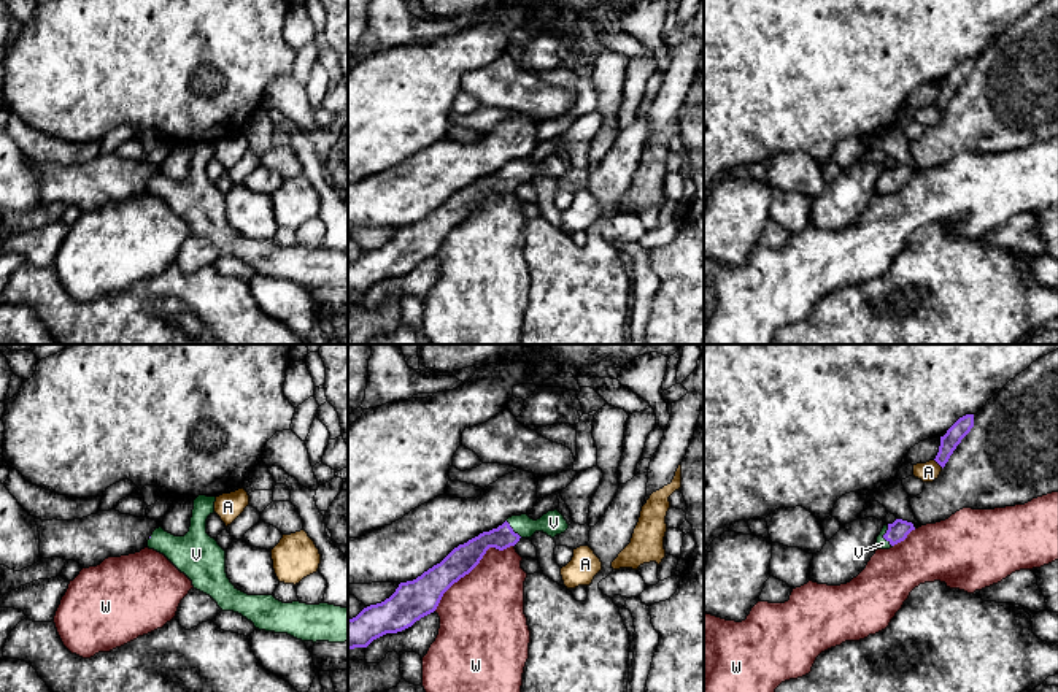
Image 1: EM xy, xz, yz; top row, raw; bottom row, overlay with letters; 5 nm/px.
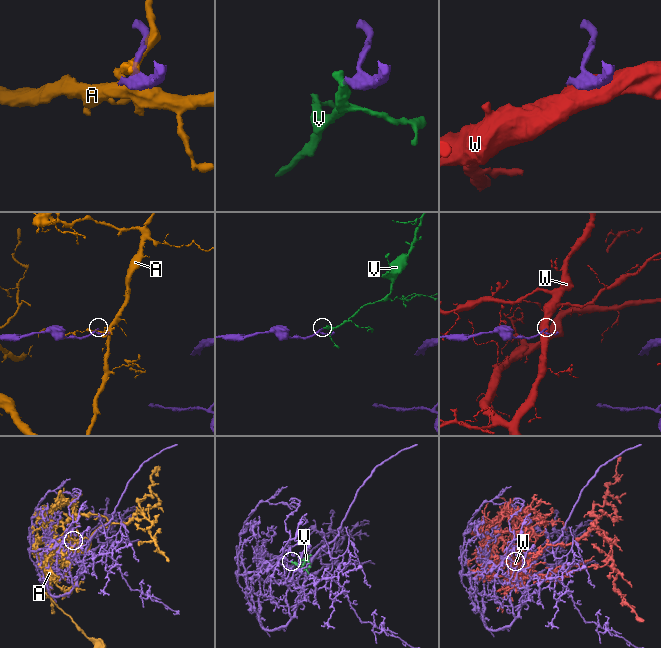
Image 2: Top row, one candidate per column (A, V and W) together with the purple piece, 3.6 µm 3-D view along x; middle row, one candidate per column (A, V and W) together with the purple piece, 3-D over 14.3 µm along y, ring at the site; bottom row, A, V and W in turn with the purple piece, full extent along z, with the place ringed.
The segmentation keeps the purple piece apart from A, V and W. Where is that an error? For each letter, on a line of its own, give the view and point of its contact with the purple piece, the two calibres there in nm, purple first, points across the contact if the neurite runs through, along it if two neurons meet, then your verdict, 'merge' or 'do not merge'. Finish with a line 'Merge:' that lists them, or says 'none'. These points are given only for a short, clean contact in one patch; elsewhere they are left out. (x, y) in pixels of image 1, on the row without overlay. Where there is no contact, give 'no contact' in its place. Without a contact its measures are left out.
A: meets purple in yz at (939, 108); 90 nm thick on the purple side, 100 nm on the other; do not merge
V: meets purple in yz at (884, 181); 100 nm thick on the purple side, 60 nm on the other; runs through yz (898, 175), (884, 181), (882, 188); merge
W: meets purple in xz at (472, 213); 160 nm thick on the purple side, 440 nm on the other; do not merge
Merge: V

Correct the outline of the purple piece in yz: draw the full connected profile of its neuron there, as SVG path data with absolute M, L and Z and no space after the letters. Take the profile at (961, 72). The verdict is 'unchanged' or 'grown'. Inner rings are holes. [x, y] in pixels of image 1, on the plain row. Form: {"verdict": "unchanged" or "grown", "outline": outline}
{"verdict": "unchanged", "outline": "M966 59L960 62L944 81L940 81L939 97L936 100L936 106L944 113L948 106L950 100L961 87L961 84L971 76L974 71L974 59Z"}

